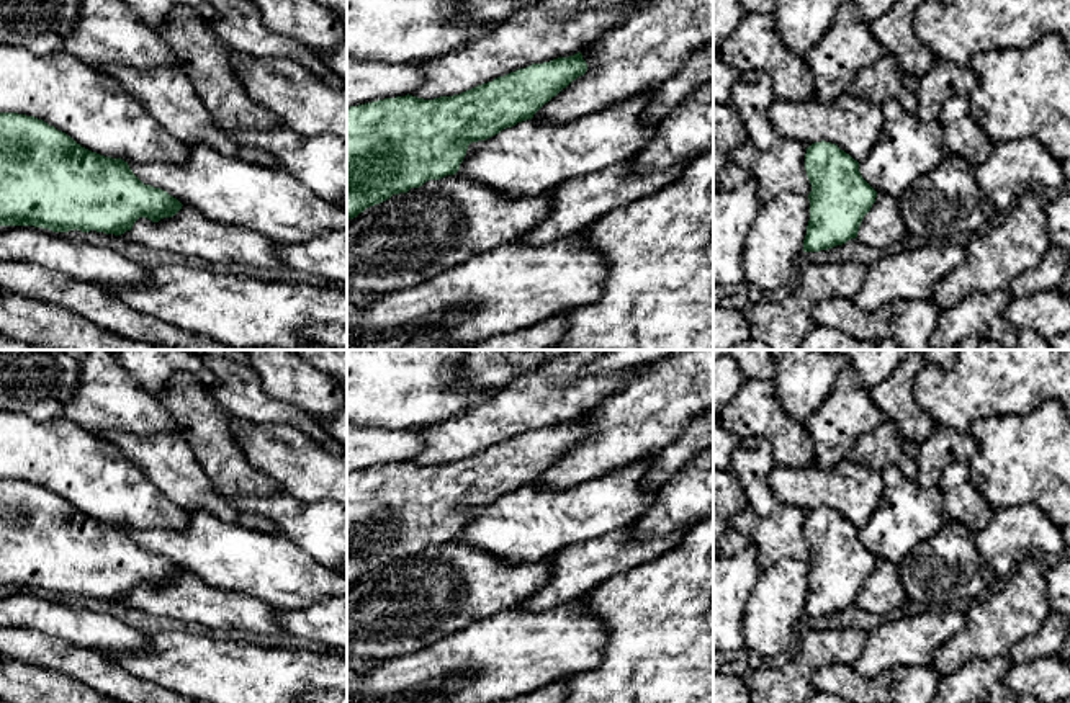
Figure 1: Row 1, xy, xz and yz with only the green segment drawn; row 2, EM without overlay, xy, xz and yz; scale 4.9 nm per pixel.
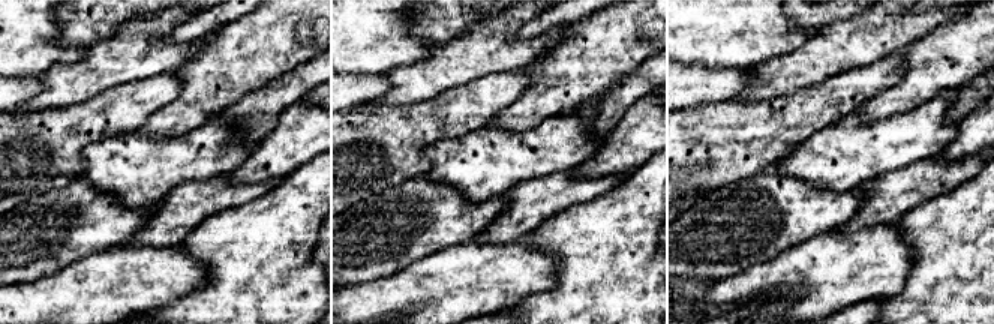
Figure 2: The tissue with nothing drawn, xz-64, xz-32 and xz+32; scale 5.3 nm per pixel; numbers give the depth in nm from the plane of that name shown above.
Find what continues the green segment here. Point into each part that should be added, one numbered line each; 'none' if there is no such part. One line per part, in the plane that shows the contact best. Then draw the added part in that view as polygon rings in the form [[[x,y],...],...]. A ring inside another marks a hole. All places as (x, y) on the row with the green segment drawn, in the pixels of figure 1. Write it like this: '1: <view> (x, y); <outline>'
none

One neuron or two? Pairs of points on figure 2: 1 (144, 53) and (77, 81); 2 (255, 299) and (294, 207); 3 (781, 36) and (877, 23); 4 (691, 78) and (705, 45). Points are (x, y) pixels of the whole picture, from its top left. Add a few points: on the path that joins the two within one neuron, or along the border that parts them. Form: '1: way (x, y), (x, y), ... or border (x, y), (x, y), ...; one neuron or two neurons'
1: way (128, 56), (110, 62), (93, 74); one neuron
2: way (261, 276), (261, 252), (279, 230); one neuron
3: border (822, 26), (787, 53); two neurons
4: border (682, 60), (732, 68); two neurons

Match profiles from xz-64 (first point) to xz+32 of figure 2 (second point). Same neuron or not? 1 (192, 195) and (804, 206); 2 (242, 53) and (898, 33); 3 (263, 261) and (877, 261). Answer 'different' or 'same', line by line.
1: different
2: different
3: different

